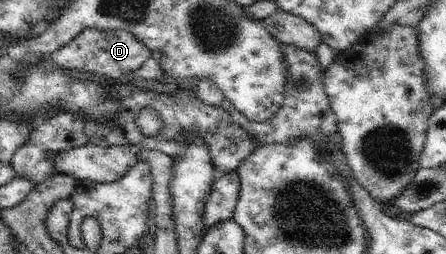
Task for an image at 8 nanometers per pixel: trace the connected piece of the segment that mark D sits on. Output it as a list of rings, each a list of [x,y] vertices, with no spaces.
[[[86,27],[69,43],[54,51],[50,60],[61,69],[94,72],[100,76],[108,76],[114,80],[120,79],[126,73],[138,70],[142,63],[151,57],[151,50],[138,37],[128,29],[102,30]]]

